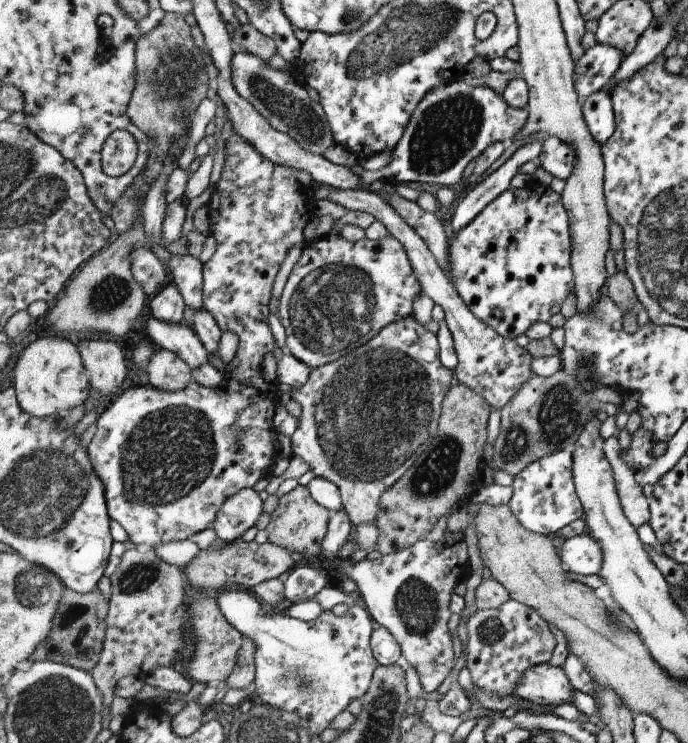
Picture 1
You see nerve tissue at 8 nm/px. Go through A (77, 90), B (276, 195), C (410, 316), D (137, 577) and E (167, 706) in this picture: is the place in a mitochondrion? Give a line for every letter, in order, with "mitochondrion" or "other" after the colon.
A: other
B: other
C: other
D: mitochondrion
E: other

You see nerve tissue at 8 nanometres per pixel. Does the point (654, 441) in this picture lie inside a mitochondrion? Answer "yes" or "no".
no

